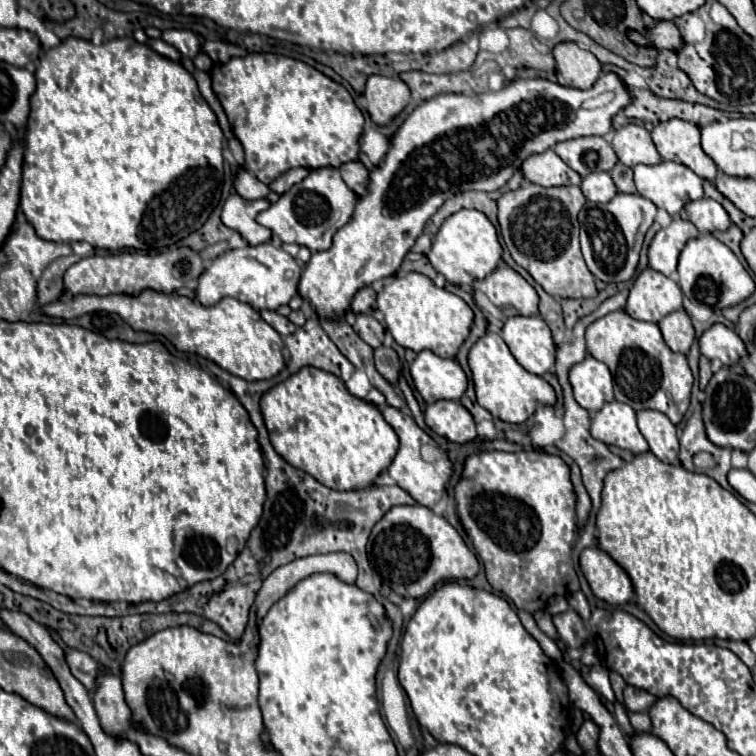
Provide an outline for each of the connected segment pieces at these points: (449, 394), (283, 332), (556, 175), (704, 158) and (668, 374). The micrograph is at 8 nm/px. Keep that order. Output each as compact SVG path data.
M419 351L409 371L425 403L435 403L437 399L457 401L467 389L467 377L455 359L443 359L433 351Z
M261 311L261 317L281 335L281 337L287 337L287 335L291 335L291 333L295 333L295 325L287 319L287 317L283 317L283 315L279 315L277 311Z
M553 149L529 155L523 161L521 171L527 181L543 187L581 185L579 173L575 173L567 163L563 163L563 159L559 159L559 155L555 155Z
M673 117L657 123L651 131L651 137L663 159L679 161L691 167L703 179L715 179L717 167L713 159L701 149L699 127L695 123Z
M613 311L591 323L585 331L587 351L603 361L615 379L615 399L631 405L635 411L655 409L665 413L671 423L679 423L689 407L693 375L683 353L671 351L657 323L631 319L625 311Z

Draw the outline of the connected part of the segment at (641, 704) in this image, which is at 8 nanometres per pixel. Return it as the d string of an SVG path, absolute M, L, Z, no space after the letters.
M627 685L623 689L623 701L625 701L625 705L627 705L629 711L649 711L649 707L655 701L655 697L651 693L643 691L643 689Z

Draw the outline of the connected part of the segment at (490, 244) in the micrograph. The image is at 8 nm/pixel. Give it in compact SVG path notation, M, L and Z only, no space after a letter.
M463 209L457 211L455 215L449 215L443 221L441 229L433 237L433 245L427 259L437 273L445 275L449 283L471 285L475 279L487 277L497 267L497 263L501 261L501 251L503 249L499 245L497 229L493 227L493 223L481 211Z

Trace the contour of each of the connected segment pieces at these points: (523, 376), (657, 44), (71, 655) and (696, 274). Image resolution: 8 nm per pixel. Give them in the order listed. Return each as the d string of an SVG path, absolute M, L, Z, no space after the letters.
M487 331L483 337L479 337L477 343L469 349L467 361L469 361L471 375L473 375L477 401L493 417L503 419L507 423L523 423L525 419L531 417L535 403L550 407L555 405L553 387L539 375L525 371L517 363L517 359L511 355L509 347L505 345L505 341L501 339L499 333Z
M659 21L653 25L653 29L649 29L645 33L645 39L649 39L649 43L655 49L669 49L669 51L679 51L683 45L683 39L679 35L679 29L675 27L673 21Z
M65 647L65 661L67 661L71 673L87 687L89 693L93 693L95 677L99 673L99 663L95 659L91 659L87 653L73 649L73 647Z
M711 233L697 235L695 239L687 241L685 249L679 255L677 275L679 275L679 287L693 303L707 303L715 311L745 301L755 289L751 275L745 271L735 253L725 243L715 239Z

